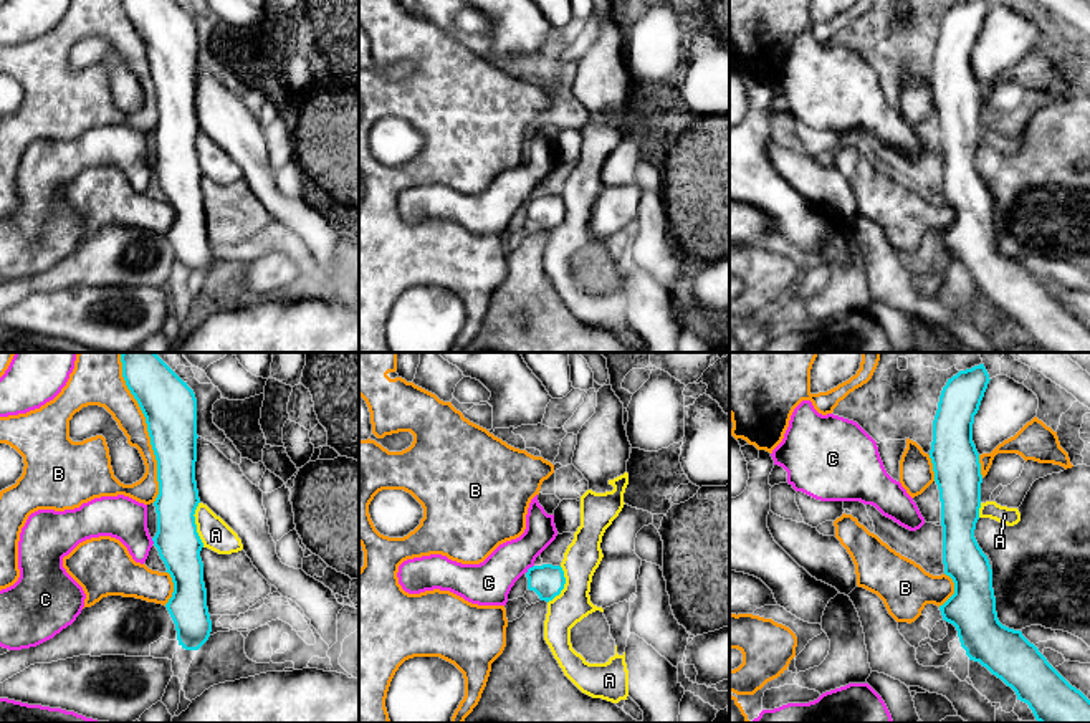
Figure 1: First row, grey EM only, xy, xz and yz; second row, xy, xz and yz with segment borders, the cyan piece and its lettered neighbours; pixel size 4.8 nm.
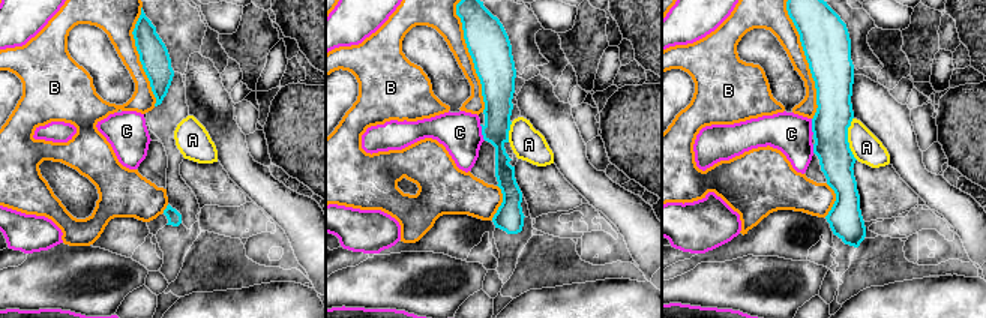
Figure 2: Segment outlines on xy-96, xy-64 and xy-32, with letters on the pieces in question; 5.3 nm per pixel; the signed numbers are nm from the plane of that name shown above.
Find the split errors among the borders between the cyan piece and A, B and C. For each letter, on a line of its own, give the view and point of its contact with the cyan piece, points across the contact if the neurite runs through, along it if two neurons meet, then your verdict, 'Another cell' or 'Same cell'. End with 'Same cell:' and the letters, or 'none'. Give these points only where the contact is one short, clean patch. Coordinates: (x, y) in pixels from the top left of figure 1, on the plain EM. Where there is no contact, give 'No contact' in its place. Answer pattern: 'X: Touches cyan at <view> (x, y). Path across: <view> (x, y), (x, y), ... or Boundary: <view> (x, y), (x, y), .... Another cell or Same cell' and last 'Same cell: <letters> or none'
A: Touches cyan at xy (196, 154). Another cell
B: Touches cyan at xy (149, 65). Another cell
C: Touches cyan at xz (528, 199). Another cell
Same cell: none

